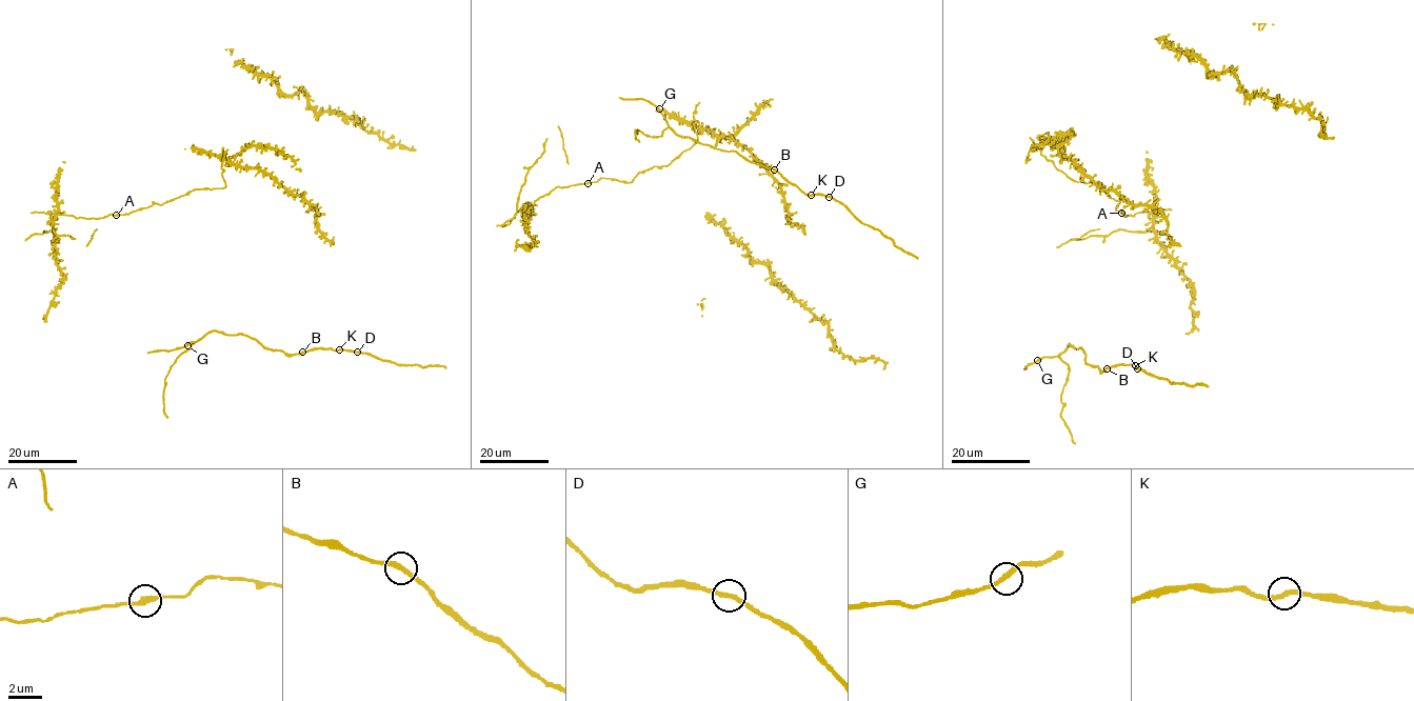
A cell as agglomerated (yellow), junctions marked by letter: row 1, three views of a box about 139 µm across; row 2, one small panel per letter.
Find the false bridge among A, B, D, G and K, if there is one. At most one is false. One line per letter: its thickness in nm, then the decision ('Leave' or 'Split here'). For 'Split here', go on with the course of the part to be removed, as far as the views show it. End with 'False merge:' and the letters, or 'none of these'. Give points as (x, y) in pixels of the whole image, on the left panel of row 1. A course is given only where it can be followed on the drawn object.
A: Thickness 300 nm. Leave
B: Thickness 280 nm. Leave
D: Thickness 320 nm. Leave
G: Thickness 280 nm. Leave
K: Thickness 320 nm. Leave
False merge: none of these

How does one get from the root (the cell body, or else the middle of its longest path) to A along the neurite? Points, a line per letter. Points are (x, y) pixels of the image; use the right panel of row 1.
A: (1098, 186), (1070, 159), (1052, 157), (1075, 181), (1101, 183), (1121, 200), (1121, 213)

